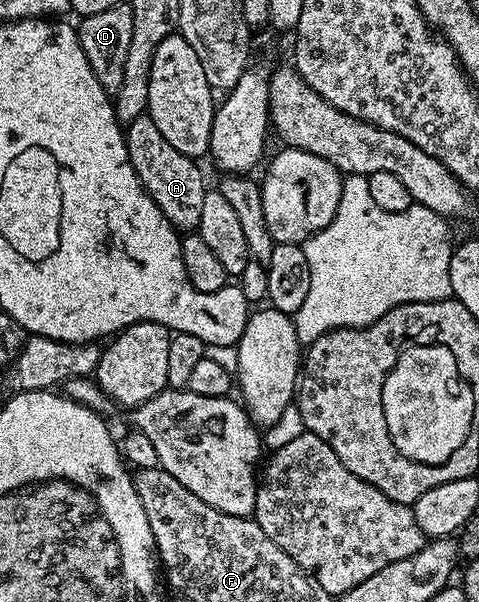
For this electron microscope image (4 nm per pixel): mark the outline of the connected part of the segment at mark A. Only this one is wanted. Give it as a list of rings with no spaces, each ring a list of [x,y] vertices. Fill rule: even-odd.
[[[148,113],[135,117],[135,121],[124,128],[124,133],[131,165],[151,201],[159,205],[163,217],[167,217],[167,221],[171,221],[178,232],[196,232],[199,216],[203,214],[203,197],[207,190],[205,179],[197,168],[198,164],[169,144],[167,137],[159,133],[155,121],[151,121]]]

